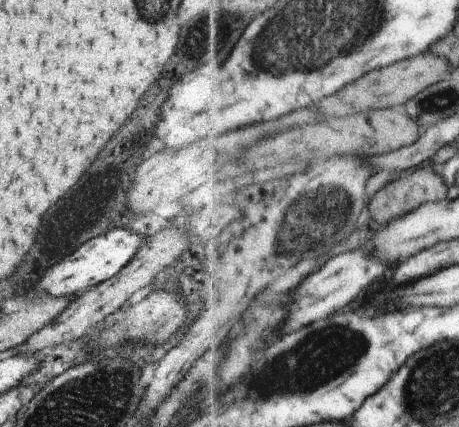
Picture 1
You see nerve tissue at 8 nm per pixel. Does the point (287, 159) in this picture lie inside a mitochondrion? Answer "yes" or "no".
no

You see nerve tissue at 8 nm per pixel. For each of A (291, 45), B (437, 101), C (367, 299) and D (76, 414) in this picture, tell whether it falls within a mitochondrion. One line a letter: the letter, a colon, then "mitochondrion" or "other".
A: mitochondrion
B: mitochondrion
C: other
D: mitochondrion

